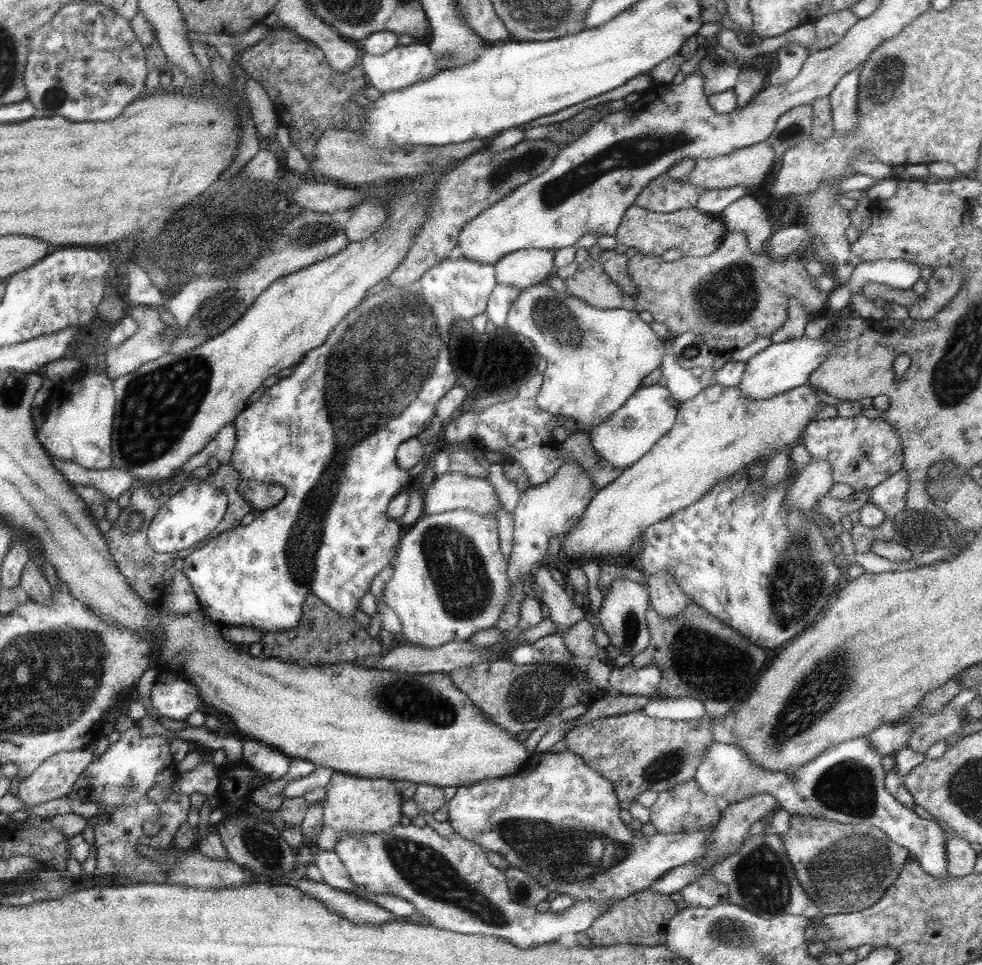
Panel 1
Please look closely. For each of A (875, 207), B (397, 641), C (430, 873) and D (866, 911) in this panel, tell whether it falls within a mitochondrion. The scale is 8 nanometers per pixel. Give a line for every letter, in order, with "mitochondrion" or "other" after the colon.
A: other
B: other
C: mitochondrion
D: mitochondrion

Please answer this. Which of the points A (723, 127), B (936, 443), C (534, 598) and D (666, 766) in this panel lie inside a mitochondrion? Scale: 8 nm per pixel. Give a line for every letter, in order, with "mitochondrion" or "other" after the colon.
A: other
B: other
C: other
D: mitochondrion

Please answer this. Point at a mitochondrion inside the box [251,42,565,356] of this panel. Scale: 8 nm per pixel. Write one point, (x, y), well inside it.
(527, 161)

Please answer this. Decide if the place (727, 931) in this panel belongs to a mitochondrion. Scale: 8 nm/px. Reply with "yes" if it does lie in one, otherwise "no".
yes

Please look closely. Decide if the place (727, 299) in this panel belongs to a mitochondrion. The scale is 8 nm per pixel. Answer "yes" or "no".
yes

